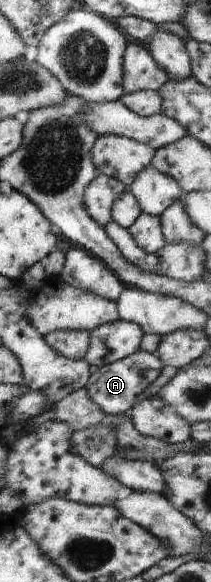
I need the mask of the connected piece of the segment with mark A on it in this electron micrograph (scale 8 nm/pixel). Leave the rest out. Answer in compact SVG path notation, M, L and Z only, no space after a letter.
M138 349L127 357L92 369L84 388L89 399L92 399L103 413L125 414L135 403L135 399L145 391L145 387L159 375L161 367L163 364L155 354Z

